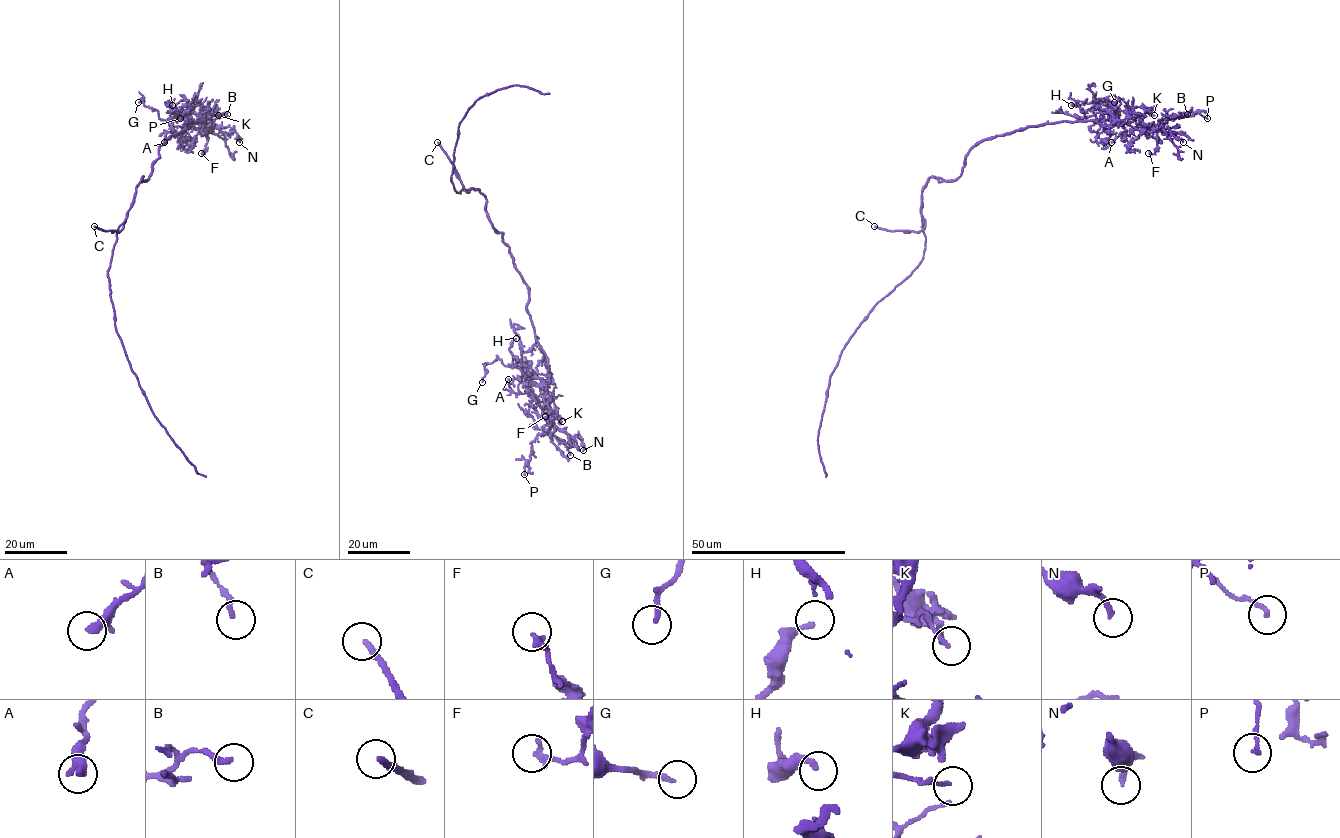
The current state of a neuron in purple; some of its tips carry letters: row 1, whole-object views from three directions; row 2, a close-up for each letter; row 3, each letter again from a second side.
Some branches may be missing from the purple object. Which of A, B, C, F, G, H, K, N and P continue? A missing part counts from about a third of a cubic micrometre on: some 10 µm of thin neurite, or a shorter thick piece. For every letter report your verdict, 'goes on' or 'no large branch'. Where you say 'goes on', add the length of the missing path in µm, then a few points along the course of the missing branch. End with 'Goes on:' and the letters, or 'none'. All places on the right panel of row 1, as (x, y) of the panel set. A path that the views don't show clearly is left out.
A: no large branch
B: no large branch
C: no large branch
F: no large branch
G: no large branch
H: no large branch
K: no large branch
N: no large branch
P: no large branch
Goes on: none

